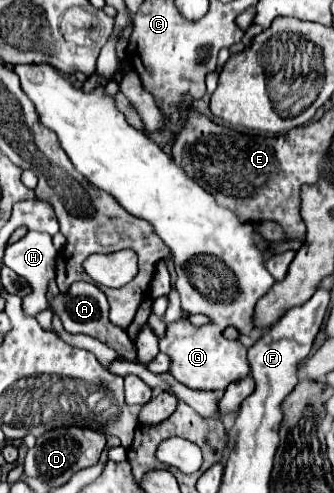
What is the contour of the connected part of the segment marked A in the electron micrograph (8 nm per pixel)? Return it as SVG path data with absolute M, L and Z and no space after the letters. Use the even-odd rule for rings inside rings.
M73 283L71 289L67 293L59 293L53 301L51 301L51 309L55 309L55 313L61 317L63 321L63 327L69 331L69 333L85 333L85 335L91 335L95 339L99 339L101 343L105 343L107 347L111 347L117 357L125 359L125 361L137 361L137 349L135 349L135 343L129 339L129 335L111 325L109 321L109 303L107 303L107 297L105 293L95 285L95 283Z

